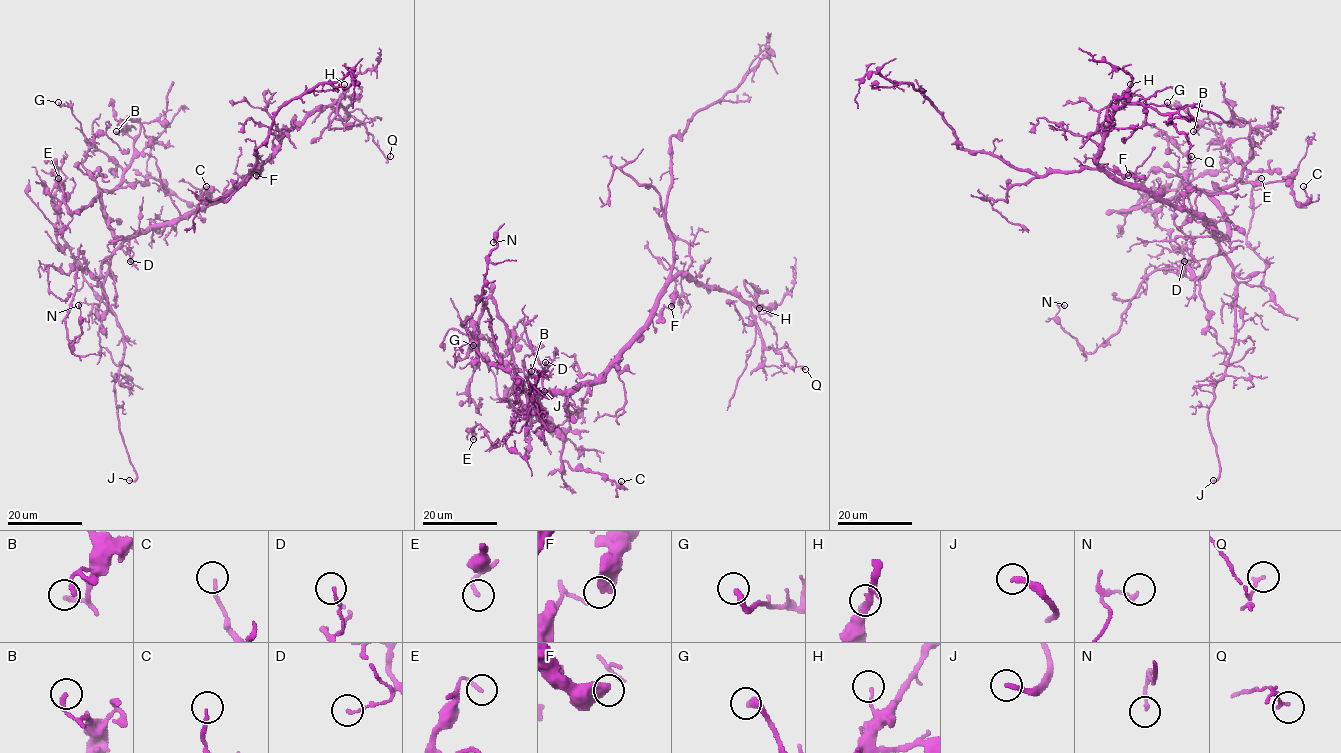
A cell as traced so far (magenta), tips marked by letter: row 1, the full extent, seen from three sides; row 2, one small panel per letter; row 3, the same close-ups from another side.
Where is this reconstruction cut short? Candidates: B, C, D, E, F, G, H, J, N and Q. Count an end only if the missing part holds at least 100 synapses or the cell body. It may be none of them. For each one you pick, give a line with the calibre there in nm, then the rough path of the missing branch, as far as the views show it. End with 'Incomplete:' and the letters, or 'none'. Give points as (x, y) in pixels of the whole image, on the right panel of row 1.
J: 240 nm | (1213, 480), (1220, 468), (1249, 464), (1268, 448), (1301, 441), (1339, 442)
Incomplete: J

